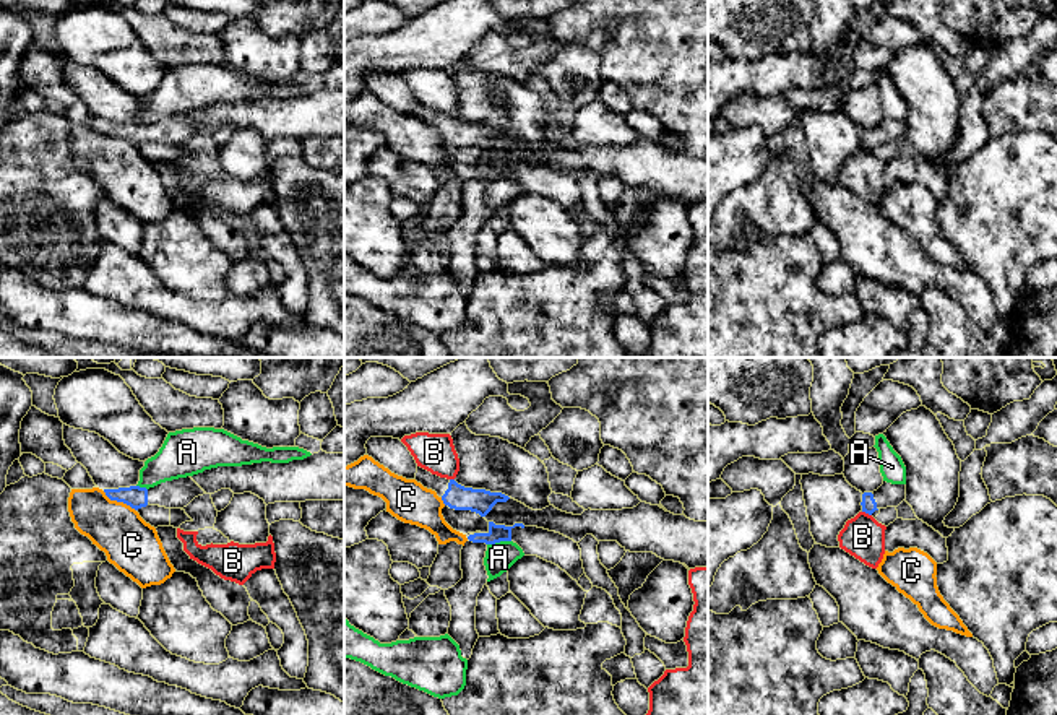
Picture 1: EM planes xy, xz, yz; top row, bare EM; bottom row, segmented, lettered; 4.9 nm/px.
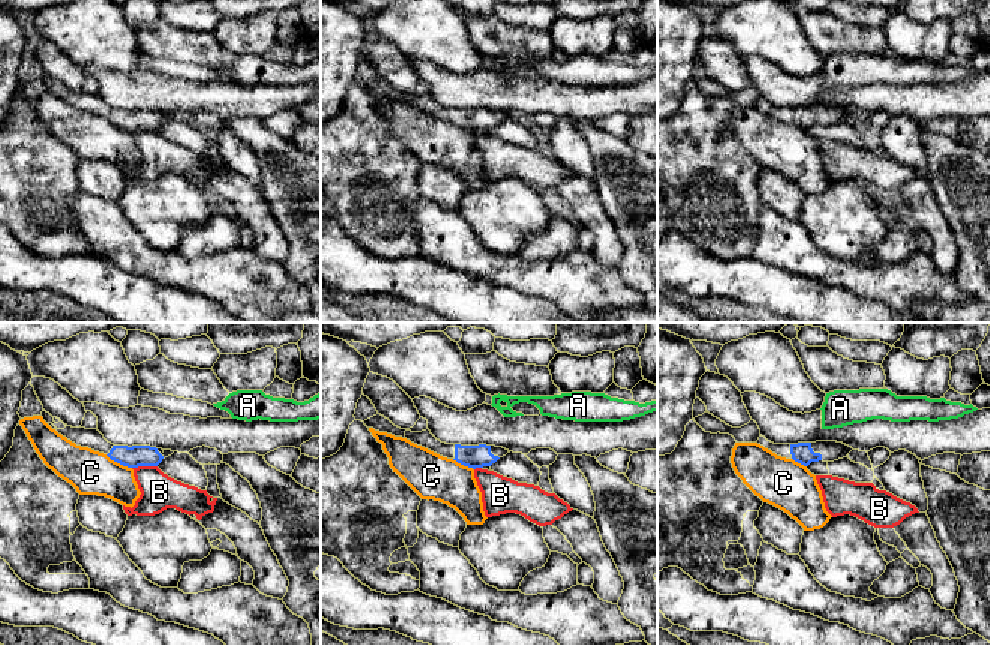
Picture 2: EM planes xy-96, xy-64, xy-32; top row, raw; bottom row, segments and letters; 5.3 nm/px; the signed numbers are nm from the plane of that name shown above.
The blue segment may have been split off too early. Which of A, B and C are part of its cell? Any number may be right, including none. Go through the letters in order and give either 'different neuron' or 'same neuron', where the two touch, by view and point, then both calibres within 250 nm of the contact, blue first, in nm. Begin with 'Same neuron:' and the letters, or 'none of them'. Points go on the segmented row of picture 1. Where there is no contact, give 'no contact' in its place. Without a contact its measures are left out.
Same neuron: none of them
A: different neuron; contact xz (499, 541); calibres 90 and 140 nm
B: different neuron; contact yz (867, 512); calibres 80 and 220 nm
C: different neuron; contact xy (119, 501); calibres 110 and 260 nm

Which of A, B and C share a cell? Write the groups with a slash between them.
A / B / C

